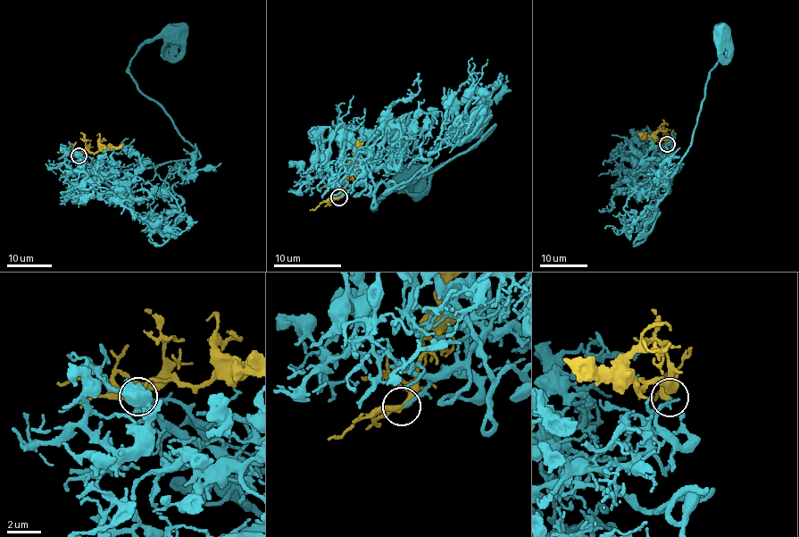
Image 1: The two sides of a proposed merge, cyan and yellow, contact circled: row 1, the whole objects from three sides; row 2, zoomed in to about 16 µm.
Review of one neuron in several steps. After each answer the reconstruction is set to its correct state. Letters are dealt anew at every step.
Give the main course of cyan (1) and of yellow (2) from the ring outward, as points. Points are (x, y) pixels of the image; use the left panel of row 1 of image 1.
1: (79, 155), (114, 180), (143, 159), (162, 180), (199, 157), (129, 69), (172, 34)
2: (79, 155), (87, 151), (95, 153), (116, 147), (124, 143)

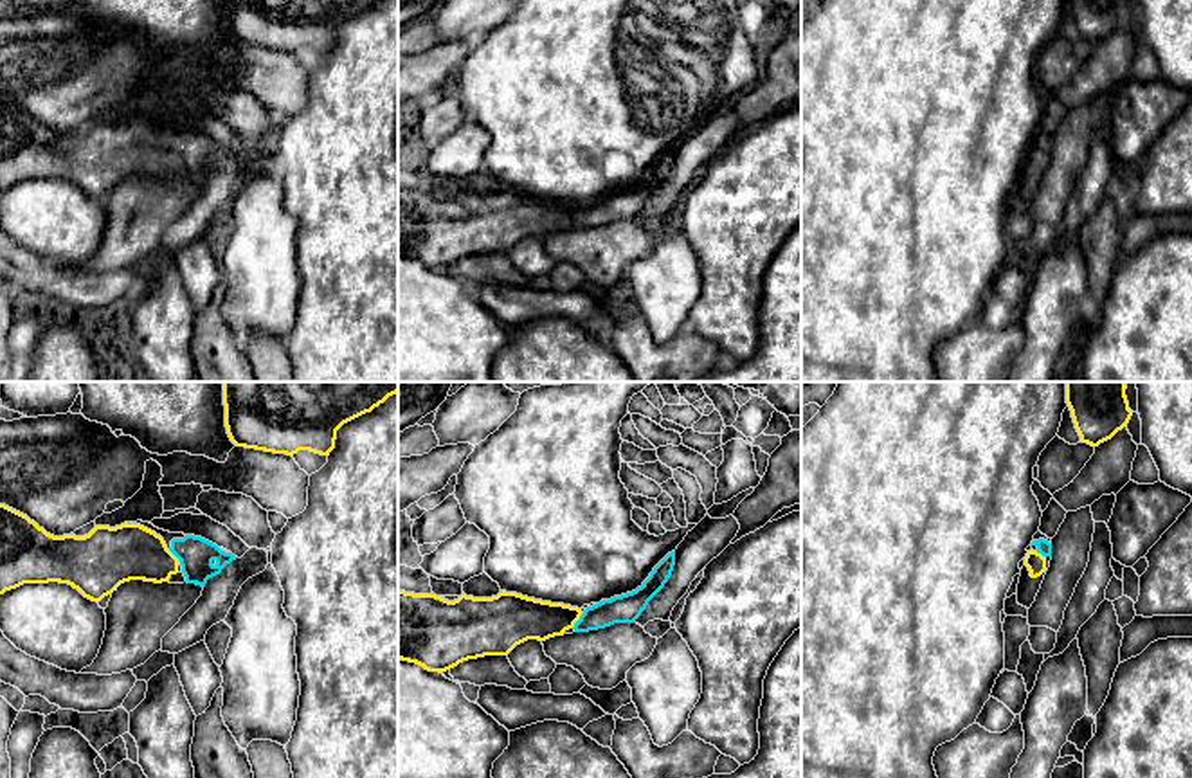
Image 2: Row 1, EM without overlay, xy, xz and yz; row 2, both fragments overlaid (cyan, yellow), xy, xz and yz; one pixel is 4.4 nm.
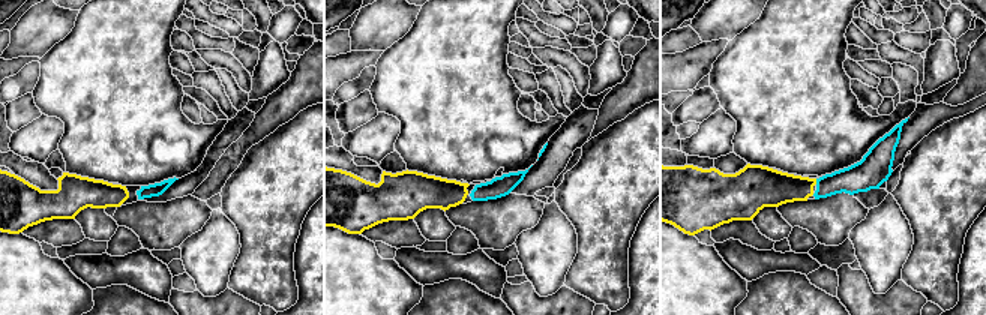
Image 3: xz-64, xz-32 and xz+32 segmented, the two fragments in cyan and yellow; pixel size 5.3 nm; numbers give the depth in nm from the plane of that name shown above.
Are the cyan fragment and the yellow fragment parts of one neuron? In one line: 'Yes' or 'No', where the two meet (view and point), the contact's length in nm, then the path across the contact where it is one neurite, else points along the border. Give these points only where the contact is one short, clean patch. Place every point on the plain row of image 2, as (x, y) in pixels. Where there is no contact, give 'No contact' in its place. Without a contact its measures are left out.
Yes. Touches cyan at xz (577, 218). Shared border 80 nm. Path across: xz (627, 204), (577, 218), (521, 215)

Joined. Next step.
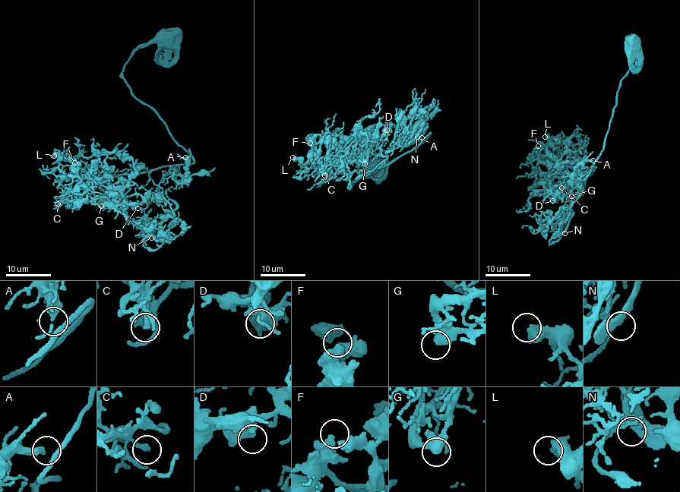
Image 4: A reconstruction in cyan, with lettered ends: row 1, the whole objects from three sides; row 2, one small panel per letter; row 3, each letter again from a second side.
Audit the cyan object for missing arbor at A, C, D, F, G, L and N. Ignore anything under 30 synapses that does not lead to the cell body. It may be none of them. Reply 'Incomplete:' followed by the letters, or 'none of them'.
Incomplete: D

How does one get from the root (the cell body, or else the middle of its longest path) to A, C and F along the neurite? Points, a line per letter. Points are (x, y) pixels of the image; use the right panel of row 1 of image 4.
A: (634, 44), (630, 45), (634, 58), (621, 82), (602, 151), (588, 176), (575, 180), (574, 169), (593, 160)
C: (634, 44), (604, 144), (591, 166), (596, 168), (575, 179), (553, 165), (550, 180), (561, 187)
F: (634, 44), (593, 171), (577, 179), (560, 171), (540, 172), (530, 163), (538, 146)

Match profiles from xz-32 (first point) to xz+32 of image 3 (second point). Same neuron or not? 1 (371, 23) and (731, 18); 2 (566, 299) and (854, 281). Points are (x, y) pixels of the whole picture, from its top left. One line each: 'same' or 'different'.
1: same
2: same

